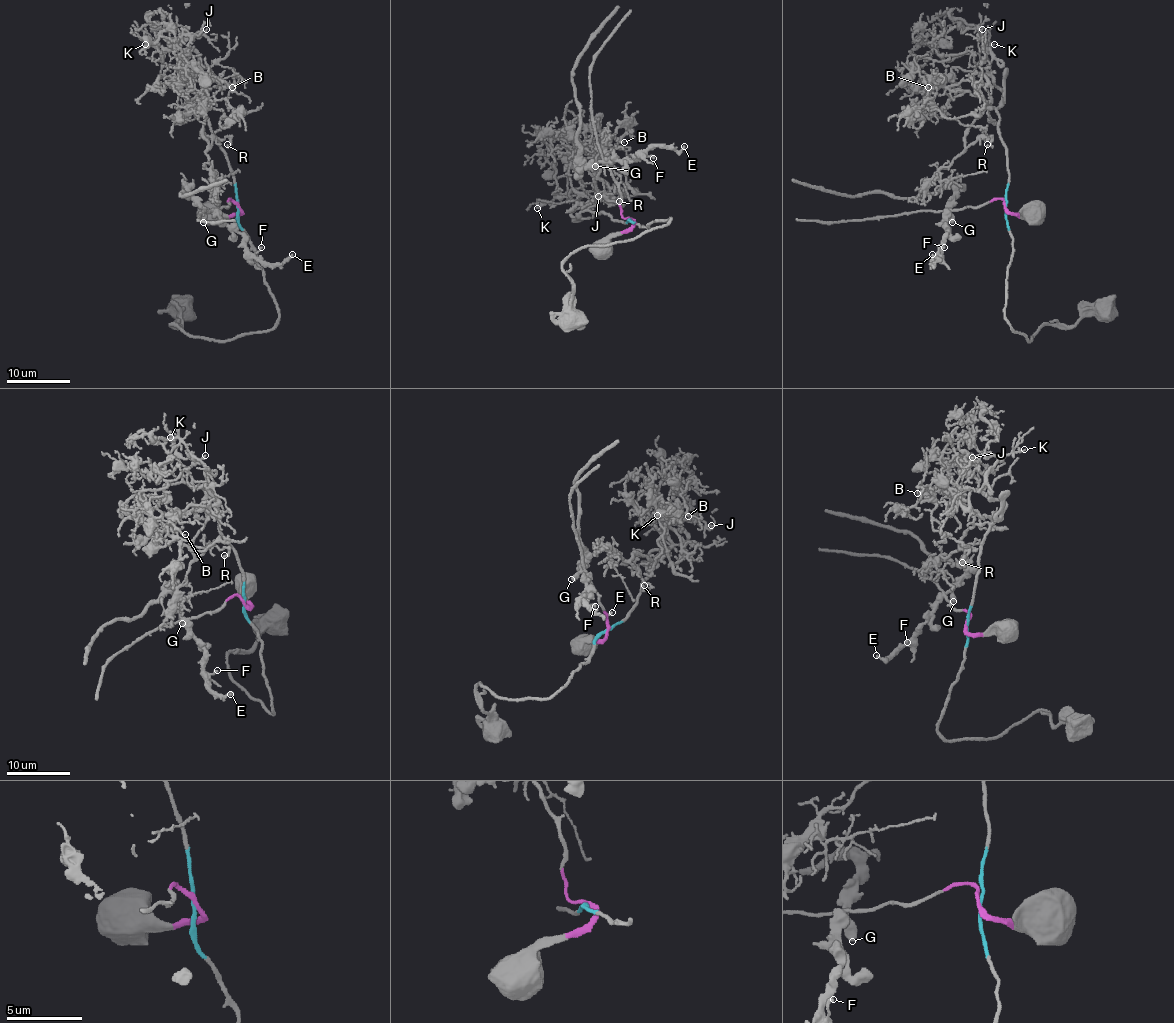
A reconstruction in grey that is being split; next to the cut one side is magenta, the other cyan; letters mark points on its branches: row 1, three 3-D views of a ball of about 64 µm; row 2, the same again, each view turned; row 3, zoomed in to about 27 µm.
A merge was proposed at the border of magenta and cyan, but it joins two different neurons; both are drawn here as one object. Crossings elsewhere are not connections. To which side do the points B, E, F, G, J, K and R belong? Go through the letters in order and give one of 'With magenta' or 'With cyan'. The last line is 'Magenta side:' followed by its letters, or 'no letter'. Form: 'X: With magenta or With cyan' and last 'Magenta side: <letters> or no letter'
B: With cyan
E: With magenta
F: With magenta
G: With magenta
J: With cyan
K: With cyan
R: With cyan
Magenta side: E, F, G

